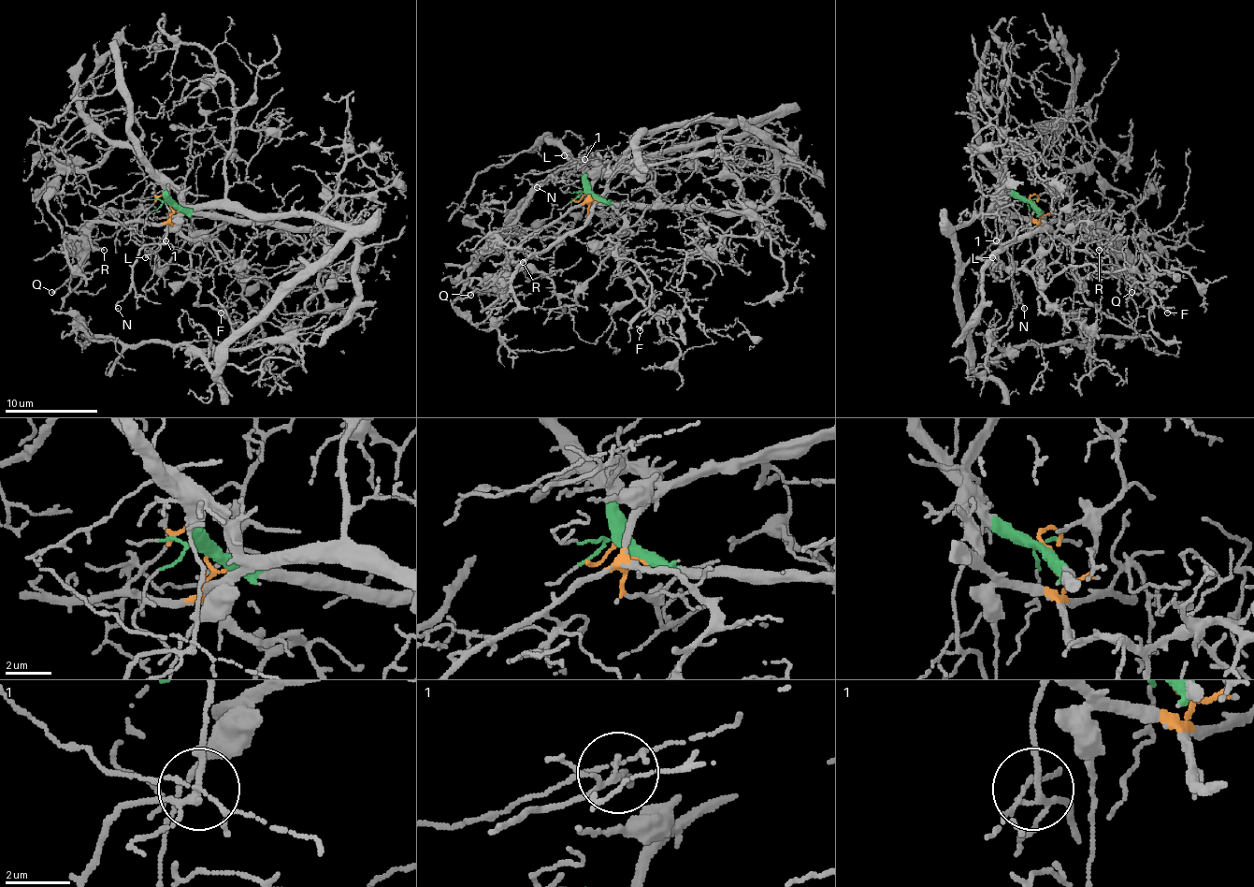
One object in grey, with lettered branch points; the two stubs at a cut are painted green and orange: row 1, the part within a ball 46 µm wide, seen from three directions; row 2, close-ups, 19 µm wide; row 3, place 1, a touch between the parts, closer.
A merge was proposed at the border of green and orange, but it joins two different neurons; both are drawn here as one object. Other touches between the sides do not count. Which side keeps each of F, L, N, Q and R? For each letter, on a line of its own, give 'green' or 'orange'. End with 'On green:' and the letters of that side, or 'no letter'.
F: orange
L: green
N: green
Q: orange
R: orange
On green: L, N

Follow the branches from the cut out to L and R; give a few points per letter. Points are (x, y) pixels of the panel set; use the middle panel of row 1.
L: (590, 196), (585, 172), (588, 161), (565, 156)
R: (590, 196), (590, 200), (569, 207), (541, 230), (535, 230), (510, 260), (524, 263)

